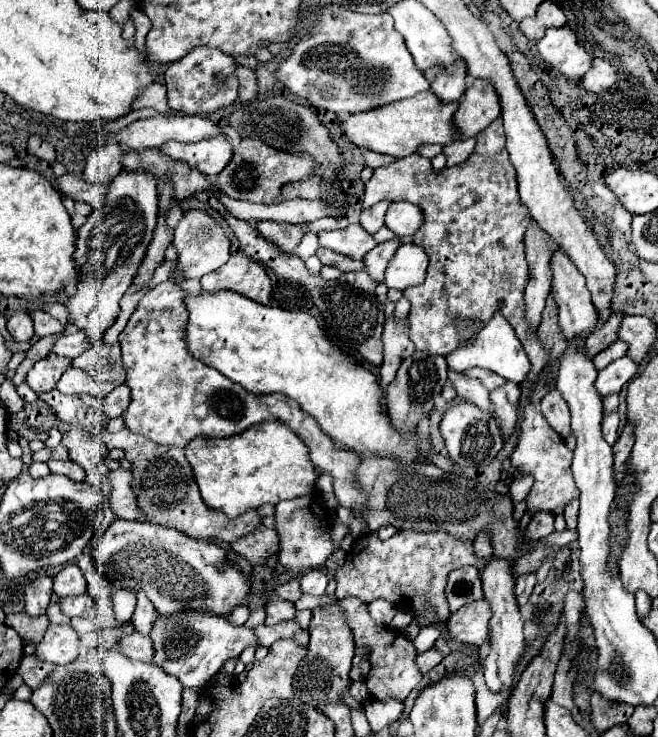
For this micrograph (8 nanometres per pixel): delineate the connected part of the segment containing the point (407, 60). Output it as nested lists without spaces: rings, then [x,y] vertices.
[[[337,5],[323,7],[319,23],[293,47],[293,53],[287,61],[277,69],[279,81],[297,97],[303,97],[313,107],[323,107],[333,113],[357,113],[365,109],[375,109],[385,103],[393,103],[405,97],[413,97],[421,91],[429,89],[429,81],[415,67],[411,53],[405,49],[403,37],[393,27],[393,17],[389,13],[381,15],[361,15],[349,9],[341,9]]]

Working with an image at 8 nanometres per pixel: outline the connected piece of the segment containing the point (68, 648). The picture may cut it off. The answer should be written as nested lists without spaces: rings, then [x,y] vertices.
[[[49,625],[35,657],[53,665],[67,665],[79,655],[79,635],[71,625]]]

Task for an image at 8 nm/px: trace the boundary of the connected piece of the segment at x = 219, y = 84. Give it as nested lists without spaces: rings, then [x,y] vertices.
[[[195,47],[185,57],[181,57],[181,61],[175,61],[165,71],[169,107],[177,113],[205,117],[231,105],[237,99],[237,89],[239,89],[239,79],[235,71],[237,71],[237,61],[231,55],[221,53],[221,49]]]

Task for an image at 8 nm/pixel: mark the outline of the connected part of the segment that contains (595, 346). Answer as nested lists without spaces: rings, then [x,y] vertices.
[[[613,313],[613,315],[607,319],[605,325],[601,325],[599,329],[595,329],[595,331],[585,339],[583,347],[585,347],[585,353],[587,353],[589,357],[595,357],[599,351],[607,349],[611,343],[617,341],[615,335],[617,335],[617,325],[619,325],[621,317],[623,317],[623,315]]]

